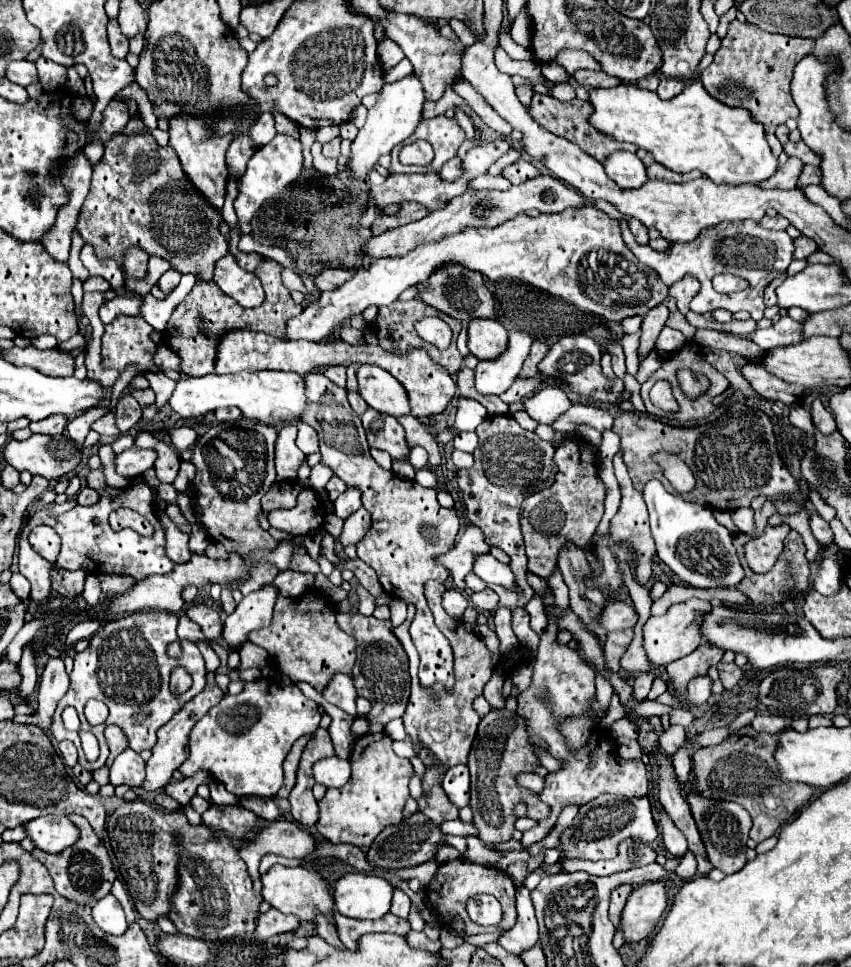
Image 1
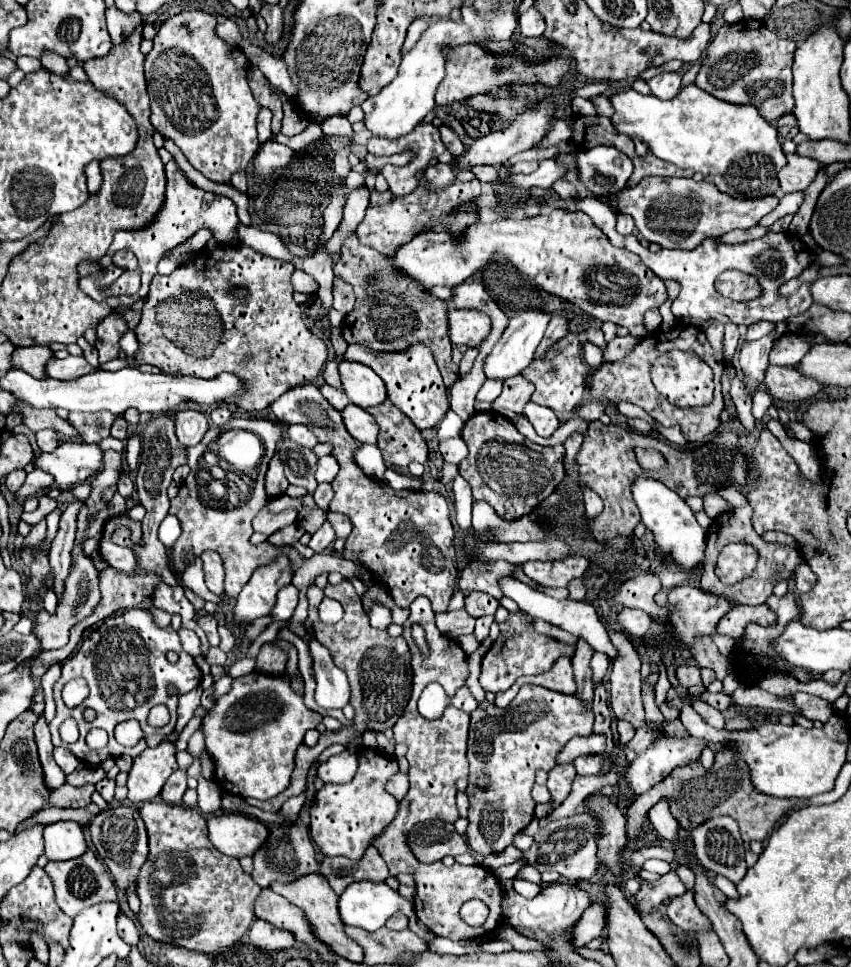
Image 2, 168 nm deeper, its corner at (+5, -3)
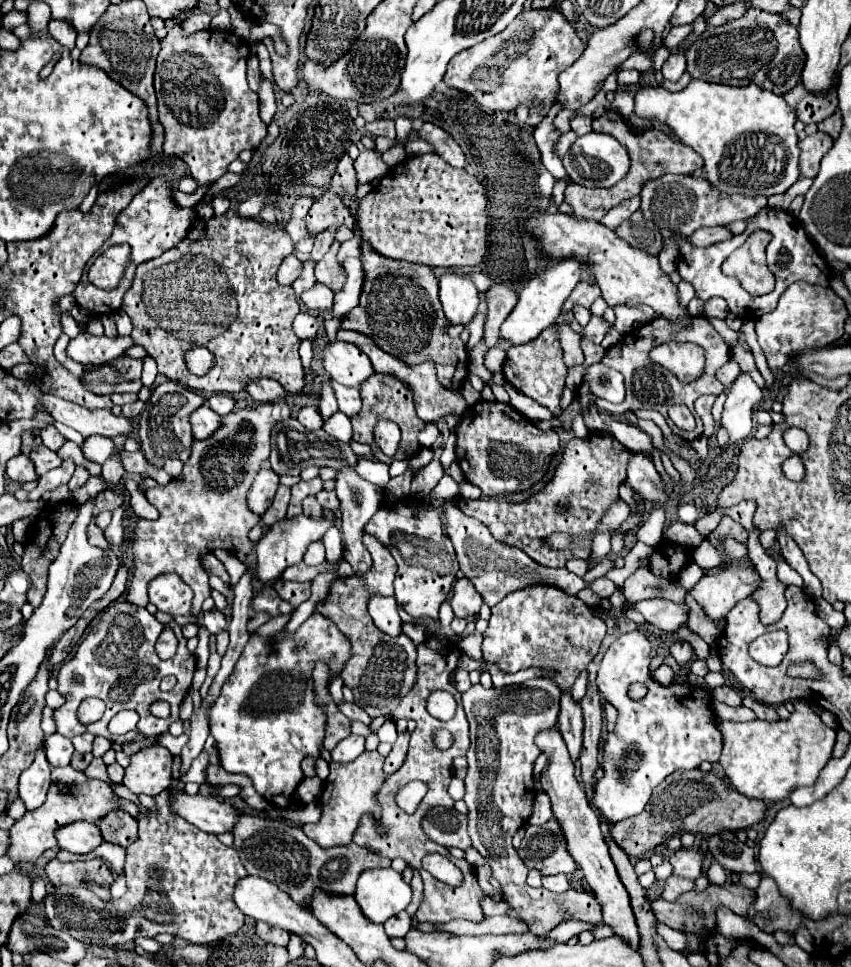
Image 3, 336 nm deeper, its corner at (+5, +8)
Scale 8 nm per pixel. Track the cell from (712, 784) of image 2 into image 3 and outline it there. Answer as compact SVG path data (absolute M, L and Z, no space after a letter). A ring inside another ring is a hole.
M691 769L683 773L669 775L663 783L653 789L651 799L647 801L643 813L633 815L625 821L619 821L611 829L611 837L629 853L629 857L641 859L649 849L655 849L659 843L665 843L677 831L711 835L715 829L747 829L765 819L767 805L765 801L753 801L741 793L737 793L723 777L713 771ZM683 827L683 829L677 829Z

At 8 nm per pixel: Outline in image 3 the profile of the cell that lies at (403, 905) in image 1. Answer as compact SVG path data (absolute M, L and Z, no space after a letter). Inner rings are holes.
M401 911L393 915L389 921L385 921L383 927L389 937L403 937L411 929L411 917L407 915L407 911Z

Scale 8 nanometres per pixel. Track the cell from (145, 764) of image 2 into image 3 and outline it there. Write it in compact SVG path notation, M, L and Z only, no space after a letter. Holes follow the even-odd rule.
M155 743L149 749L141 749L131 757L129 767L125 769L123 785L133 793L157 795L171 785L171 765L173 755Z

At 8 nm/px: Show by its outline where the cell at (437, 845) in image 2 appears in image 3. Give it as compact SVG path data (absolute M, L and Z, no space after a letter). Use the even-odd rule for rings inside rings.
M447 807L429 809L429 813L421 821L421 827L431 841L443 847L459 847L459 849L471 847L467 835L467 817L457 813L455 809Z

